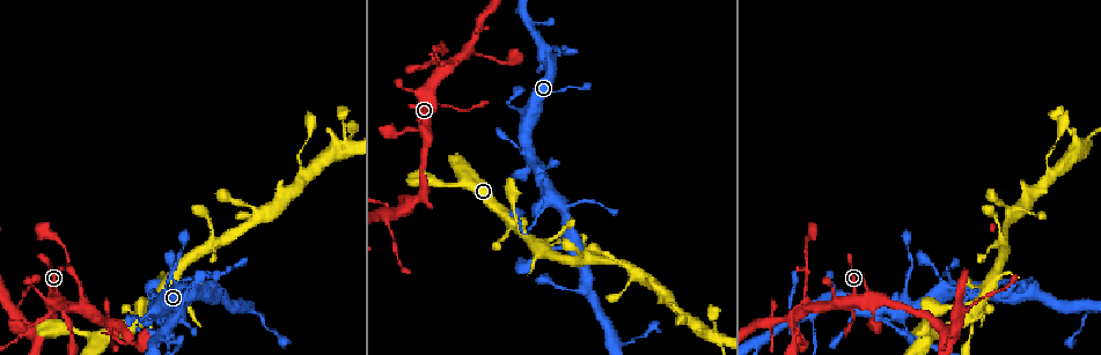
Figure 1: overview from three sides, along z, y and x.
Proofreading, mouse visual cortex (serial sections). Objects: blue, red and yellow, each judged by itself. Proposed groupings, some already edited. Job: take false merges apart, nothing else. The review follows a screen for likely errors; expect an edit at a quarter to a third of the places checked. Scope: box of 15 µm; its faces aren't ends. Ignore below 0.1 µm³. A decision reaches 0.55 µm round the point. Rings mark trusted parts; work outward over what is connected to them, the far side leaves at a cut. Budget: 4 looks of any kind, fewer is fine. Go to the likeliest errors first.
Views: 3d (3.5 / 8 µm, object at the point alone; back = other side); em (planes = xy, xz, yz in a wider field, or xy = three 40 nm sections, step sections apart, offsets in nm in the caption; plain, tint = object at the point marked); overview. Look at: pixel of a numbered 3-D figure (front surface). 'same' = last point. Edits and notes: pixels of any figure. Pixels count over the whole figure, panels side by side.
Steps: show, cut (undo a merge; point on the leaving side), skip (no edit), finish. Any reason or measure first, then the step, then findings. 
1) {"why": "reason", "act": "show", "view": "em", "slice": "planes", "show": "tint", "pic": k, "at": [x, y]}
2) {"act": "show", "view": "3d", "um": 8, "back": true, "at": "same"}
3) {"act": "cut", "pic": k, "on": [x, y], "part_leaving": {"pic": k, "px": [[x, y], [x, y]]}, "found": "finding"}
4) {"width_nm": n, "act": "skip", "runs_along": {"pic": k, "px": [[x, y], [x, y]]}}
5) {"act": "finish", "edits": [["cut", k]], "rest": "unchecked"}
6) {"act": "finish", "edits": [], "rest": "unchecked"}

{"why": "small branch off a trunk", "act": "show", "view": "3d", "um": 3.5, "back": true, "pic": 1, "at": [898, 312]}

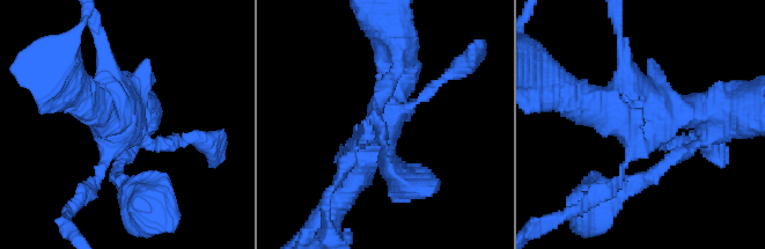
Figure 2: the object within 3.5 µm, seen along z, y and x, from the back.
{"why": "need the tissue", "act": "show", "view": "em", "slice": "xy", "step": 5, "show": "tint", "pic": 2, "at": [122, 117]}

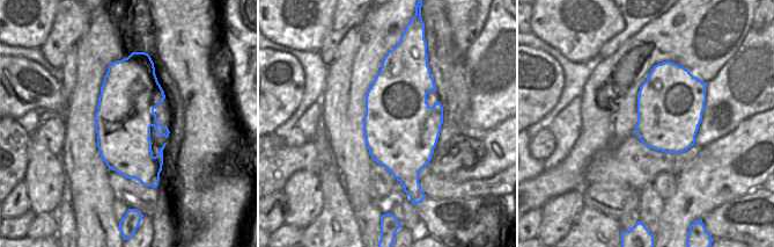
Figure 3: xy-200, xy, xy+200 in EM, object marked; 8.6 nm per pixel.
{"width_nm": 650, "act": "skip", "runs_along": {"pic": 2, "px": [[397, 52], [383, 136], [347, 185]]}, "found": "one cell here"}

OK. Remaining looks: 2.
{"why": "four-way junction", "act": "show", "view": "3d", "um": 3.5, "pic": 1, "at": [81, 302]}

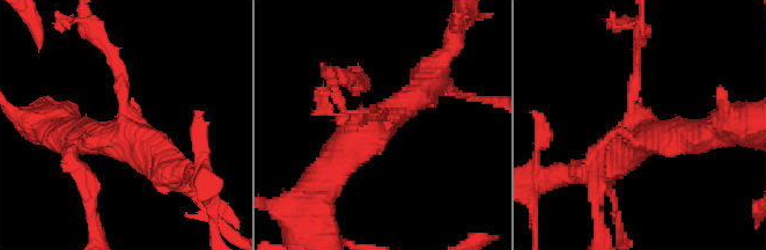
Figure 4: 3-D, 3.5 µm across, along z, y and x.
{"arms": 4, "arm_widths_nm": [150, 150, 450, 450], "why": "shape alone is not enough", "act": "show", "view": "em", "slice": "planes", "show": "tint", "pic": 4, "at": [126, 131]}

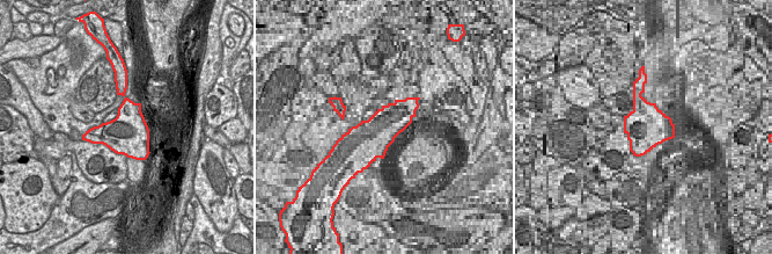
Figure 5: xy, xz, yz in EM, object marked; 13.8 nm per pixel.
{"act": "skip", "runs_along": {"pic": 4, "px": [[329, 171], [435, 71]]}, "found": "continuous, no second cell"}

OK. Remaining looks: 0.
{"act": "finish", "edits": [], "rest": "unchecked"}

